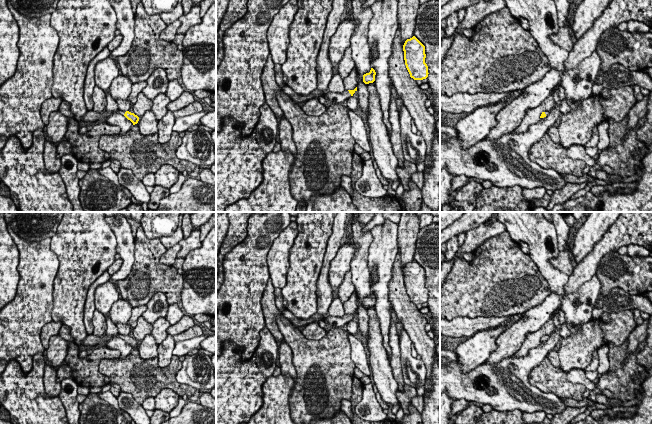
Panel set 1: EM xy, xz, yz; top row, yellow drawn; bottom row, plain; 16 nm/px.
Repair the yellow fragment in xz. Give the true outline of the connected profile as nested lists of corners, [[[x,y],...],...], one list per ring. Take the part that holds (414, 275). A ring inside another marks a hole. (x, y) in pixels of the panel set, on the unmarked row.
[[[413,260],[403,269],[404,284],[410,301],[414,304],[423,304],[428,301],[428,290],[425,287],[425,270]]]

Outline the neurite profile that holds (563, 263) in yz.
[[[571,249],[560,251],[556,258],[550,259],[550,263],[559,271],[570,276],[574,270],[574,262],[569,258]]]

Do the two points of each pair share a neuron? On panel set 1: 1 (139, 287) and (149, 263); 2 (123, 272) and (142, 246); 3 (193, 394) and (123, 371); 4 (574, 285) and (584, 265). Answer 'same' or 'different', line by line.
1: same
2: different
3: same
4: same

